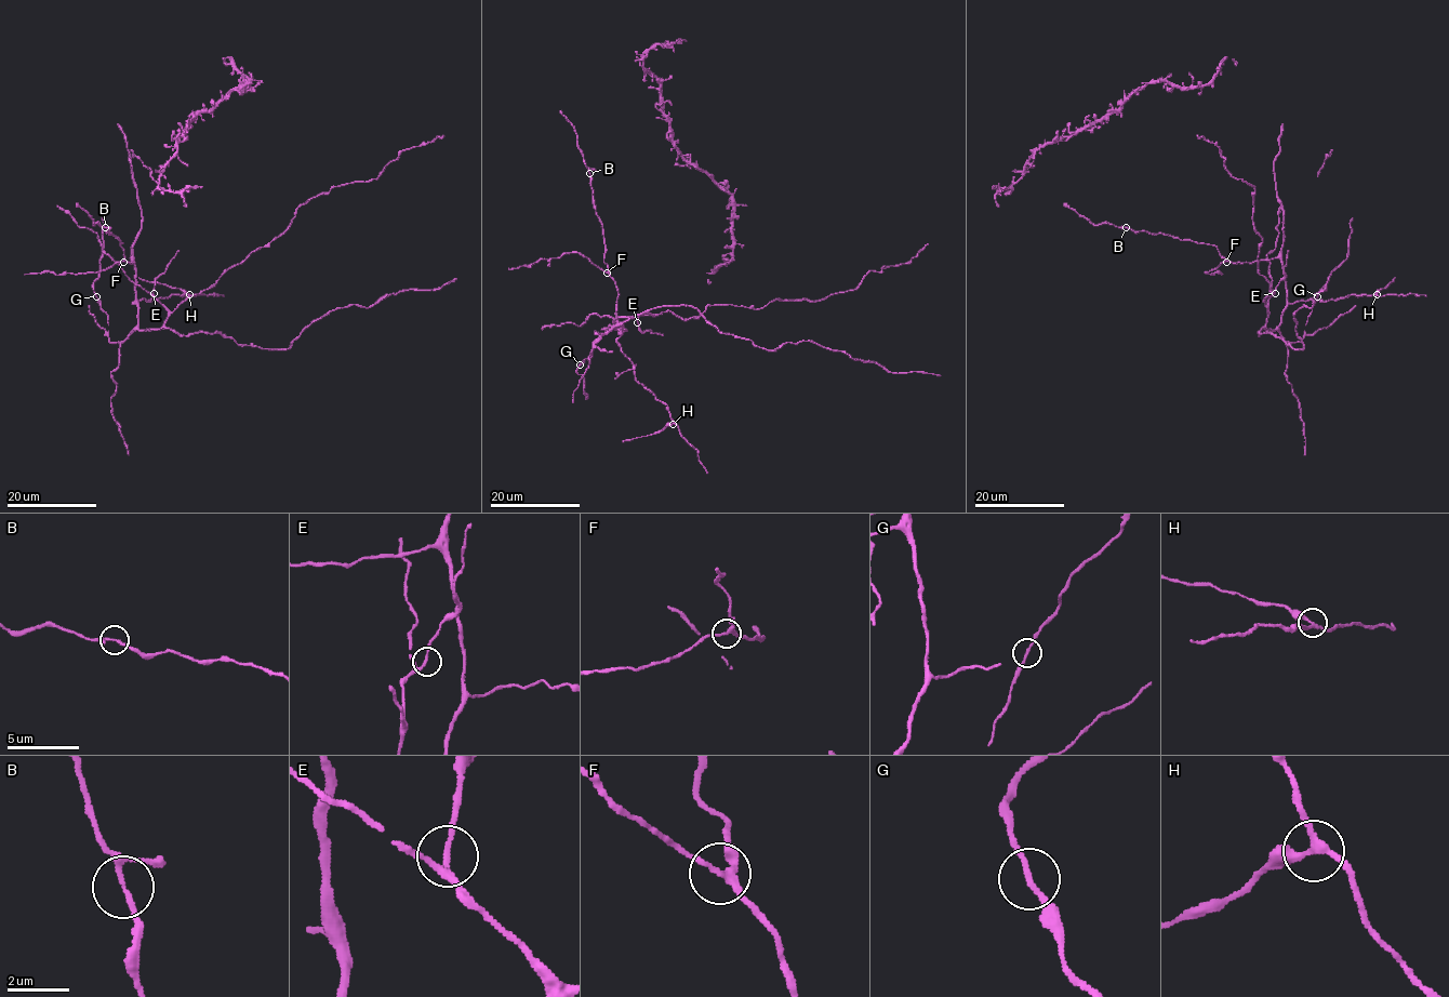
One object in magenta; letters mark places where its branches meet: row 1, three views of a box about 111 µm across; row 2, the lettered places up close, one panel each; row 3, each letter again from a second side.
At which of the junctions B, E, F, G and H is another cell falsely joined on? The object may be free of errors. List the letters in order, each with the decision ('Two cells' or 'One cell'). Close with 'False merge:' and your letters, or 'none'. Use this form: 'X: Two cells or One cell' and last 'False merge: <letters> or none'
B: One cell
E: One cell
F: One cell
G: One cell
H: One cell
False merge: none

